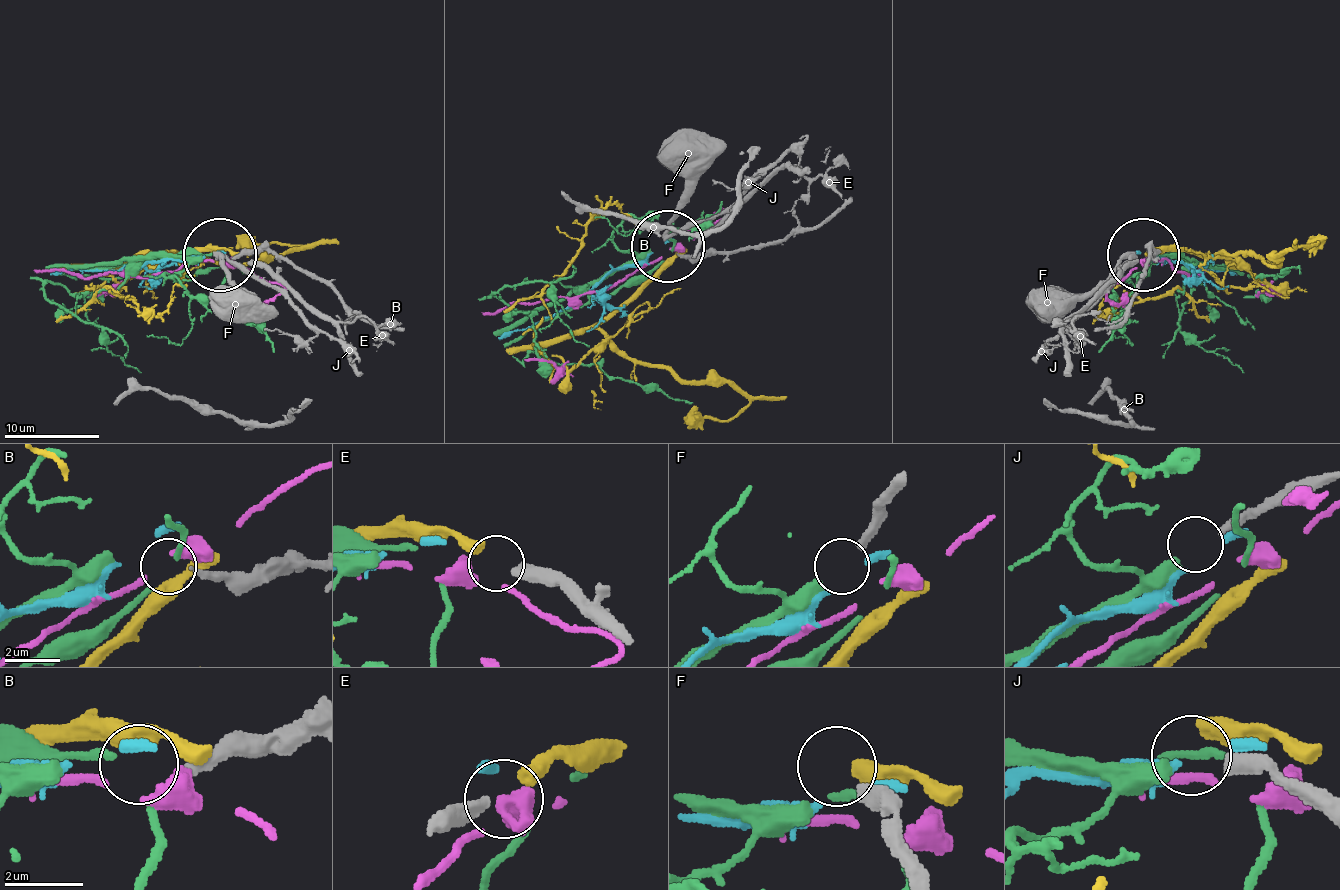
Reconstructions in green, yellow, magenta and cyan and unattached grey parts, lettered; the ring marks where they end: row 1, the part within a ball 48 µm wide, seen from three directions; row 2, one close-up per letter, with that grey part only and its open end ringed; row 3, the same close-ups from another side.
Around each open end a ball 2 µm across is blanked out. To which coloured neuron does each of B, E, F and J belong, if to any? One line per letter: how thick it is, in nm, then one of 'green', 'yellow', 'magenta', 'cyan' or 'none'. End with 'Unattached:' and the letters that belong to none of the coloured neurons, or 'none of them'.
B: 280 nm thick; none
E: 480 nm thick; yellow
F: 400 nm thick; none
J: 380 nm thick; green
Unattached: B, F

